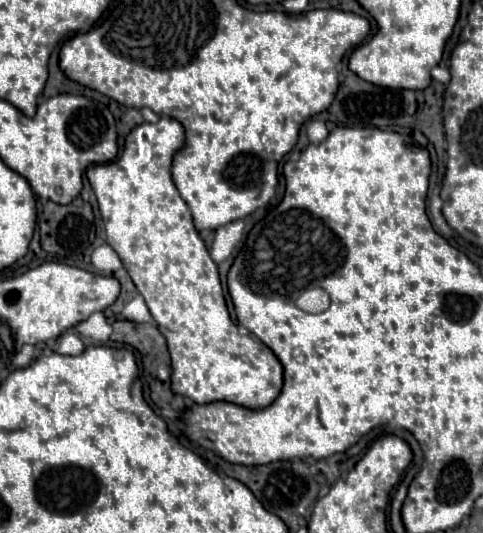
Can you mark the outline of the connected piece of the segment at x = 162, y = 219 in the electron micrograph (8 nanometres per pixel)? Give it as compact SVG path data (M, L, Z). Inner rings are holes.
M162 116L156 124L144 122L136 126L132 134L128 134L124 152L118 160L96 164L86 172L90 186L98 198L106 228L106 242L114 248L114 252L118 252L126 272L130 274L138 292L144 296L158 330L166 338L172 358L172 390L196 404L224 400L252 410L266 408L274 402L282 388L282 364L266 344L262 344L252 334L244 335L239 324L230 320L218 278L218 268L192 224L188 204L182 200L172 182L172 156L182 144L182 124L174 118Z

